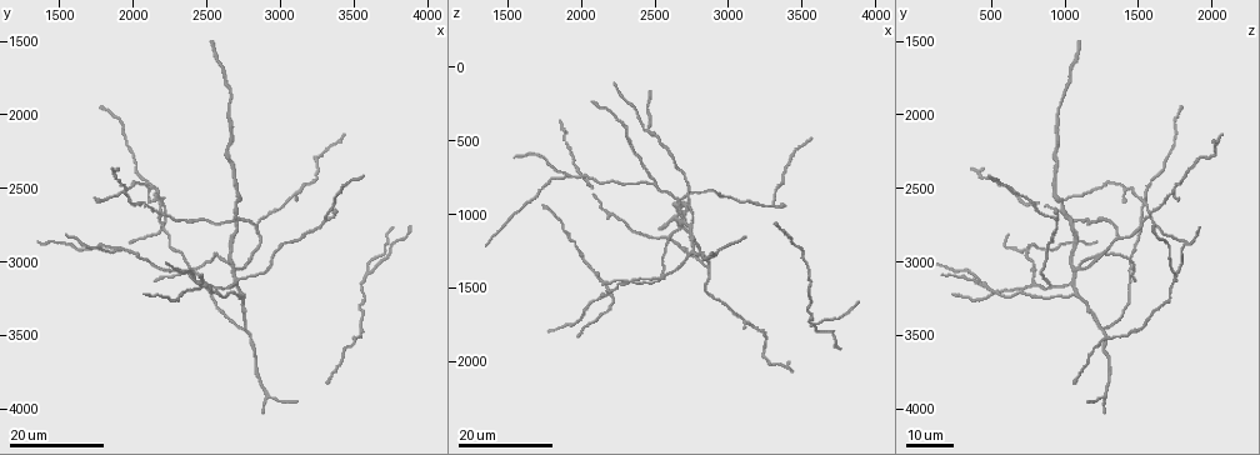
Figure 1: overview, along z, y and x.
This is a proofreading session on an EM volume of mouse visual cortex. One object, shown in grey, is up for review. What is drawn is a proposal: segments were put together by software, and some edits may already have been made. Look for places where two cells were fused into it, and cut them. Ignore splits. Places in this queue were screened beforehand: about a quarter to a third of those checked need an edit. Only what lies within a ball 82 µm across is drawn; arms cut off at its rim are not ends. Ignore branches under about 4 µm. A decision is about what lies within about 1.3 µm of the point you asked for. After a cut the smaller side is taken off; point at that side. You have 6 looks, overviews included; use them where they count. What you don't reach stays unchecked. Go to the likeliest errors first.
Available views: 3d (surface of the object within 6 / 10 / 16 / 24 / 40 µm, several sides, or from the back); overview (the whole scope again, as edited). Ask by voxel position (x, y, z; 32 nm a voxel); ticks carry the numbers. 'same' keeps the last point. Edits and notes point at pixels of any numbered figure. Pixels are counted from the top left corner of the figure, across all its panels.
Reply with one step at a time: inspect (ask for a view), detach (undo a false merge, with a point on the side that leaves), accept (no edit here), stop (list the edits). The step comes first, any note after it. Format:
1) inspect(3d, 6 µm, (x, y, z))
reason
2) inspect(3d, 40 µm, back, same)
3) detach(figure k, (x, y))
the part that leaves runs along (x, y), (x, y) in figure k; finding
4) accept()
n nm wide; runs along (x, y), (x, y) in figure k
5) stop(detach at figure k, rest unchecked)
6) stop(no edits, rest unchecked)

inspect(3d, 16 µm, (2200, 2600, 1560))
four or more arms meet

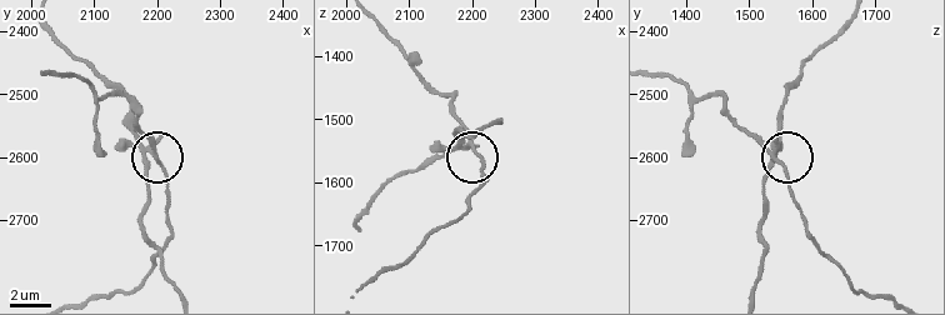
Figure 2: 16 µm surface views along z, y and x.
inspect(3d, 6 µm, (2190, 2590, 1535))

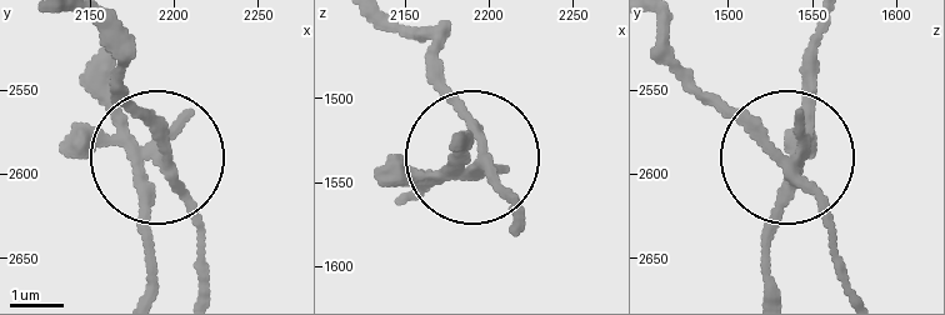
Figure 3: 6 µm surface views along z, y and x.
detach(figure 3, (194, 211))
side arm 29 µm; the part that leaves runs along (148, 154), (166, 135), (121, 86), (99, 33) in figure 3; two cells meet here

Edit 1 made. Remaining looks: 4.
inspect(3d, 24 µm, (2460, 3140, 420))
a fork

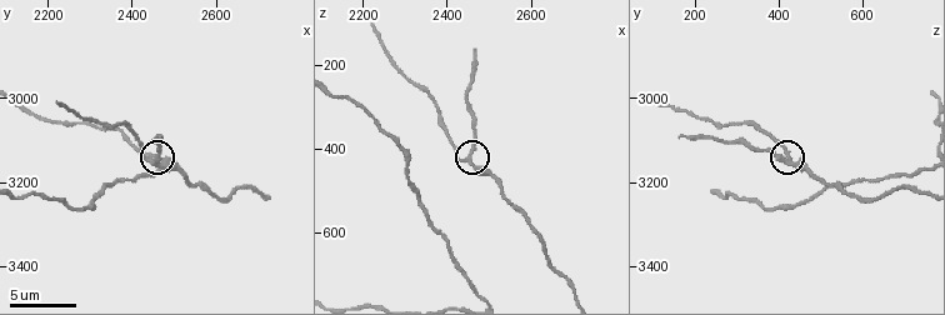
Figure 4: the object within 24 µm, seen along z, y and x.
inspect(3d, 6 µm, (2450, 3145, 430))

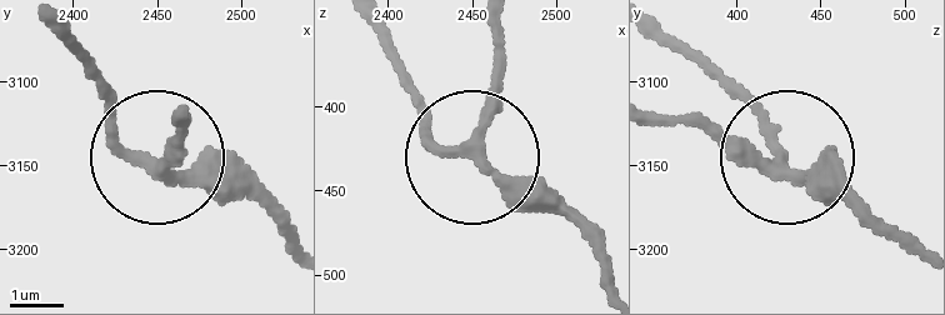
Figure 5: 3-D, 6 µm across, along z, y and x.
inspect(3d, 6 µm, back, (2446, 3148, 422))

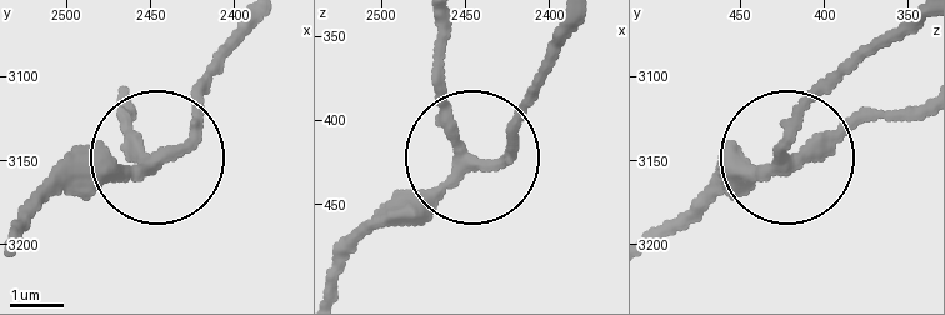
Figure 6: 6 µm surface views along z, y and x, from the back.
accept()
runs along (663, 233), (798, 148), (918, 113) in figure 6; continuous, no second cell

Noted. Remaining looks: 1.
stop(detach at figure 3, rest unchecked)

